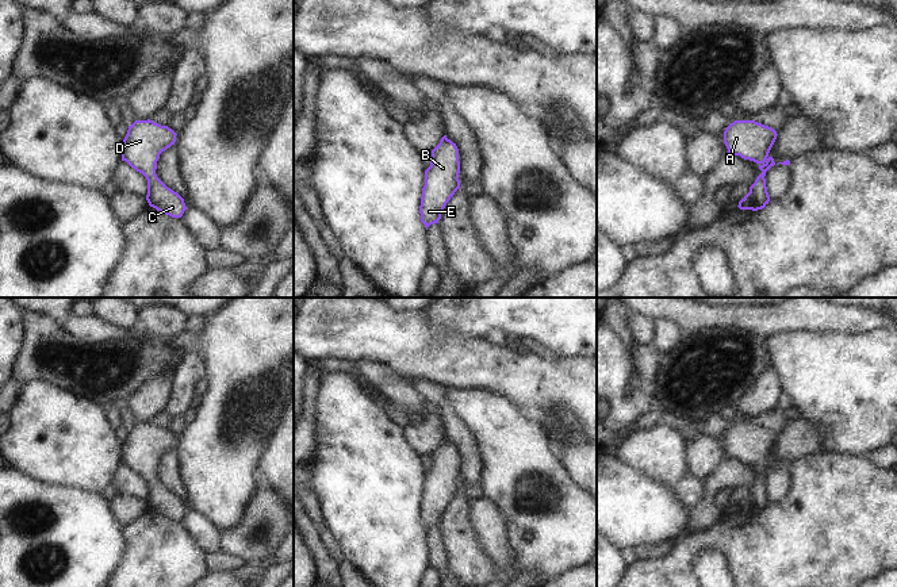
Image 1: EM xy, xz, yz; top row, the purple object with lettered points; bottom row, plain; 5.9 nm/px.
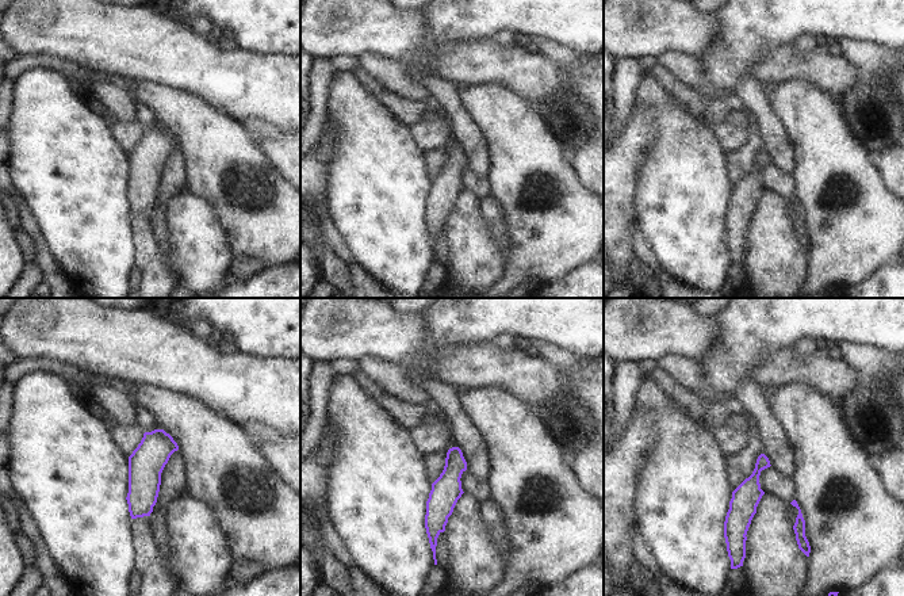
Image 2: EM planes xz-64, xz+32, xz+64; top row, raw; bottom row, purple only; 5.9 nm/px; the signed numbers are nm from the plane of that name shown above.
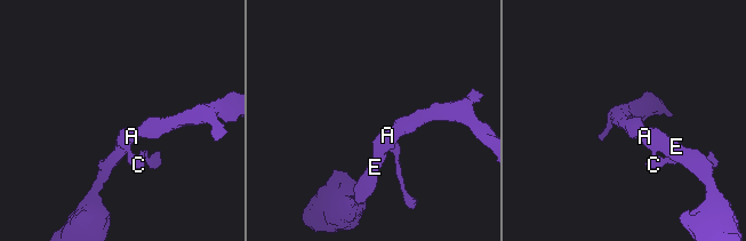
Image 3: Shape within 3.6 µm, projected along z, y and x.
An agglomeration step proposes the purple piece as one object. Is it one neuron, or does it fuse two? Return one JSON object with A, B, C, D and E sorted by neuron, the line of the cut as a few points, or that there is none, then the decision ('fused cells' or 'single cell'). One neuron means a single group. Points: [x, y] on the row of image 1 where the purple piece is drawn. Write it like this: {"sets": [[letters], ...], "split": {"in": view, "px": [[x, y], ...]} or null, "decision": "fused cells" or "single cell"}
{"sets": [["A", "B", "C", "D", "E"]], "split": null, "decision": "single cell"}

